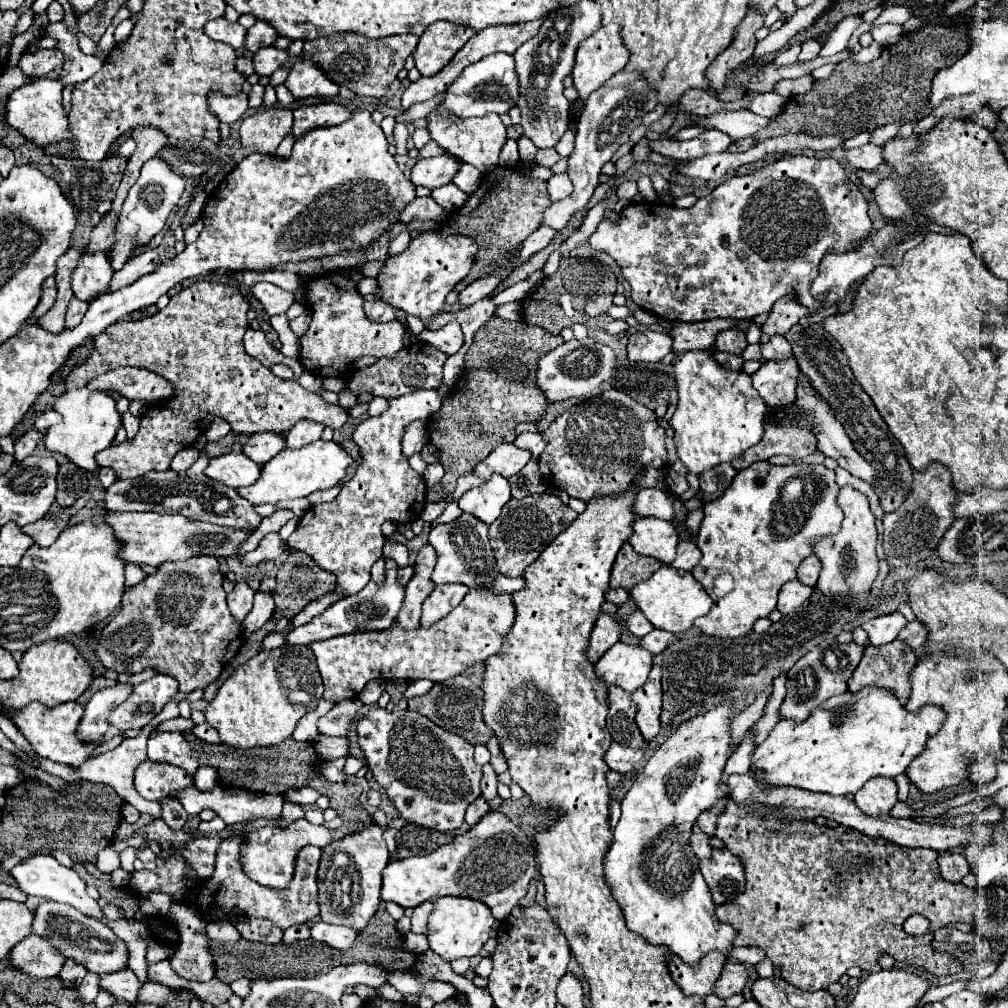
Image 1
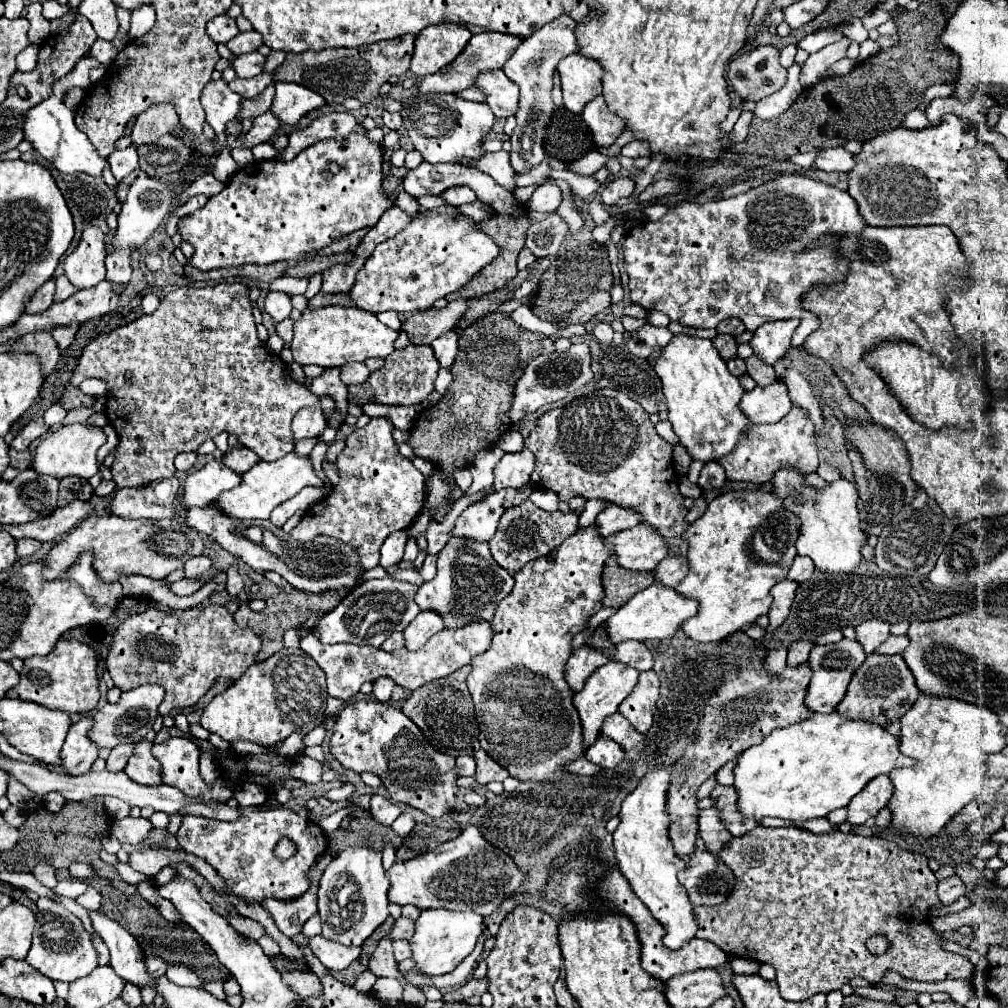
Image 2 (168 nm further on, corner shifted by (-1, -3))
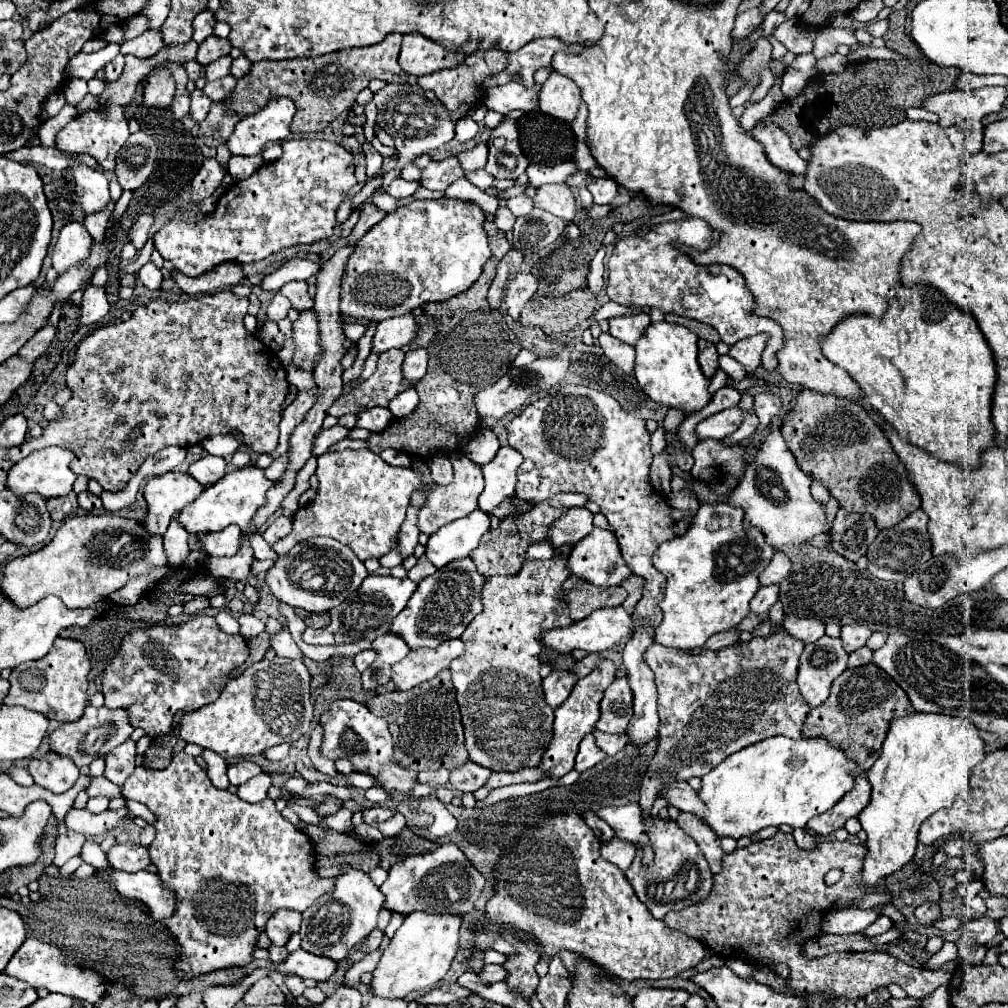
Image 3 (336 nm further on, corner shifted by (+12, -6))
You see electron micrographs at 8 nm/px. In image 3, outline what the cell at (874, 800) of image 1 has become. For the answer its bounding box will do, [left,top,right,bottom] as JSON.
[806,775,872,835]

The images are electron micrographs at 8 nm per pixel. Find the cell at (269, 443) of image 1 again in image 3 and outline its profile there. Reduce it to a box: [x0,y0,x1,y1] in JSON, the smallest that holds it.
[188,455,226,485]

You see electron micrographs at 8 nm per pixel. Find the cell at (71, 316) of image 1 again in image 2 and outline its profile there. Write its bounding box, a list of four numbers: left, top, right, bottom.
[53,322,79,350]

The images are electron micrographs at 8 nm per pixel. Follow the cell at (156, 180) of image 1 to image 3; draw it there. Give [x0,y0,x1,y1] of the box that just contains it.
[80,285,110,325]

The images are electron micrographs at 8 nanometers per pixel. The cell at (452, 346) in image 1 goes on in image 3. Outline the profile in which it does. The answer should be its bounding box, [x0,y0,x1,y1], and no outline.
[404,349,428,383]

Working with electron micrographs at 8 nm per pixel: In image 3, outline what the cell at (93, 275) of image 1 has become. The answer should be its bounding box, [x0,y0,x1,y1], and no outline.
[52,223,92,275]

